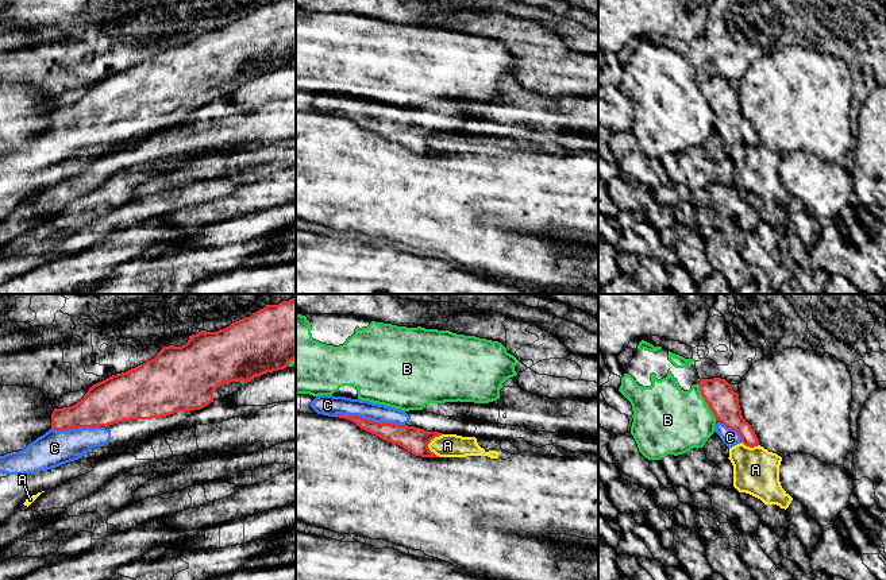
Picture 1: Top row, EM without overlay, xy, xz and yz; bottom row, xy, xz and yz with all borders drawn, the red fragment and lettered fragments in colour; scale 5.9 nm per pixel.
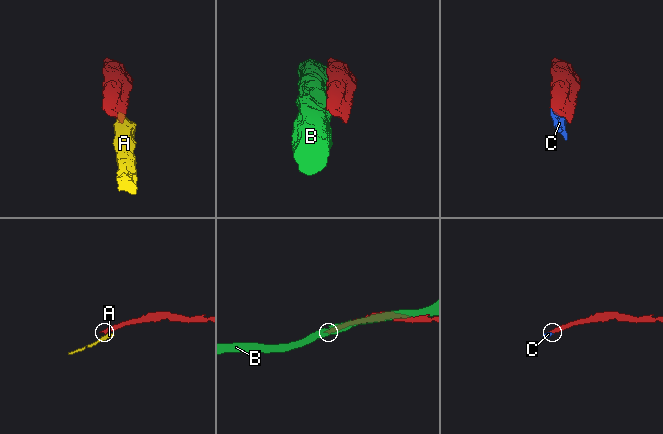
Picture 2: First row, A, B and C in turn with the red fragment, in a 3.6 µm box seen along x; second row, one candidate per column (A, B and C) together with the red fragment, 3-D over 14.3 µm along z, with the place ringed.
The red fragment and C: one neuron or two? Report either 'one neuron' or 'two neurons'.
one neuron

